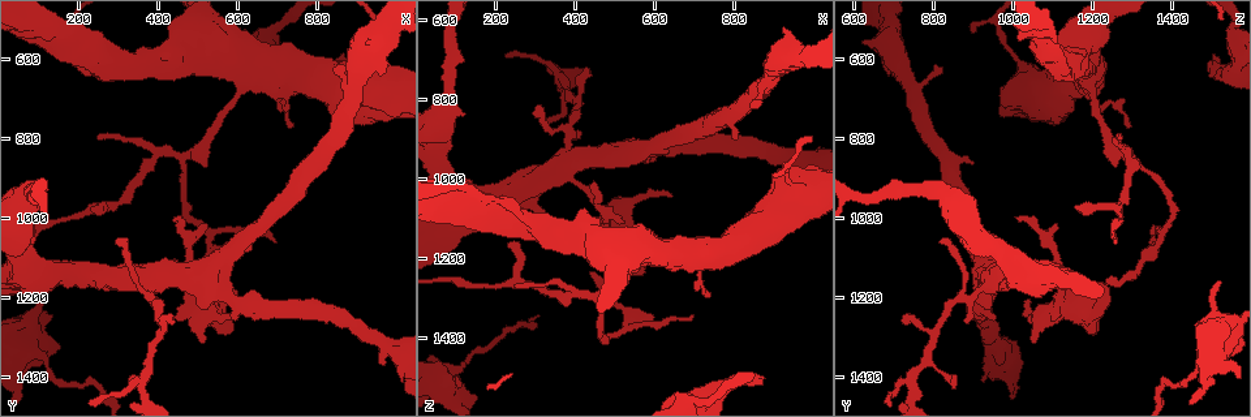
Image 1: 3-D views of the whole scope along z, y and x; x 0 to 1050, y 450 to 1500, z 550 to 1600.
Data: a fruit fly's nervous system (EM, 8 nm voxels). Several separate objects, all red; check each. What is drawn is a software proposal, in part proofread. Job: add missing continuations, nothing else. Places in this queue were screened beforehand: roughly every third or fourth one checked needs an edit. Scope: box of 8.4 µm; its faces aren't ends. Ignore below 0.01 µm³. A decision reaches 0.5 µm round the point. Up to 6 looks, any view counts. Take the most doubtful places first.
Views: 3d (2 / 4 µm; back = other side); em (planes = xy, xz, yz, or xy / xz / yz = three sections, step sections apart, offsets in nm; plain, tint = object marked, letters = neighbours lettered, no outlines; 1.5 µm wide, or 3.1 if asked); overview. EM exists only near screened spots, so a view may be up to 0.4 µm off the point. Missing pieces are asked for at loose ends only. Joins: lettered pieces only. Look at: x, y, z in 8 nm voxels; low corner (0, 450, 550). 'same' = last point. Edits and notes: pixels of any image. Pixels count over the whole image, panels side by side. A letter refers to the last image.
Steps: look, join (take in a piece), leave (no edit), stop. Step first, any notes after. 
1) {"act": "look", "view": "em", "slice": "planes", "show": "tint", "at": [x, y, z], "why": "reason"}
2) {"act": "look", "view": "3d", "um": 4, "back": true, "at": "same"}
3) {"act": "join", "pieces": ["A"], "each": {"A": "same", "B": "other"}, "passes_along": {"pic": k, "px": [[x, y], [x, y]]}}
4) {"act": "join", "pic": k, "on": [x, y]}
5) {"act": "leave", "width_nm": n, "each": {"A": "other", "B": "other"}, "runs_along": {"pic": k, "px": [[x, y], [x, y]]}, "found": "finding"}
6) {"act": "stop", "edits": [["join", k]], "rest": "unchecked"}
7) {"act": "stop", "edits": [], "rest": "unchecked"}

{"act": "look", "view": "em", "slice": "planes", "show": "letters", "at": [865, 585, 1510], "why": "branch stops here"}

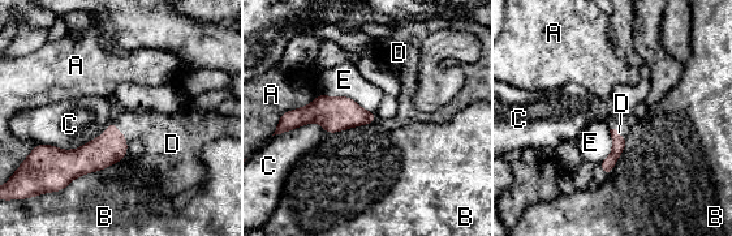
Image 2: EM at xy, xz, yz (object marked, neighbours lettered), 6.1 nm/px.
{"act": "join", "pieces": ["D"], "longest_contact_nm": ["C", 380], "each": {"A": "other", "B": "other", "C": "other", "D": "same", "E": "other"}, "found": "it goes on there"}

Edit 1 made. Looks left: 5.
{"act": "look", "view": "3d", "um": 2, "at": [445, 1255, 1110], "why": "an open end"}

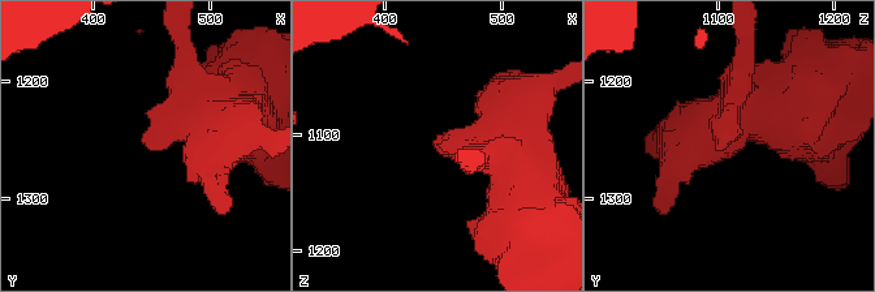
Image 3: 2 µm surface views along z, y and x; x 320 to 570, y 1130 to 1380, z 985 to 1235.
{"act": "look", "view": "em", "slice": "planes", "show": "letters", "at": [448, 1256, 1104], "why": "now the EM"}

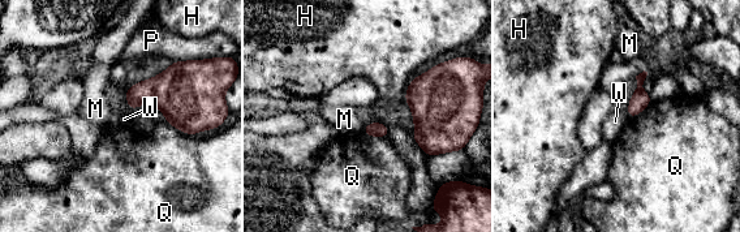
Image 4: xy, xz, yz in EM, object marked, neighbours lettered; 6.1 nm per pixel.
{"act": "leave", "each": {"H": "other", "M": "other", "P": "other", "Q": "other", "W": "other"}, "found": "no lettered piece goes on from it"}

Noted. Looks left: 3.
{"act": "look", "view": "3d", "um": 2, "at": [415, 1270, 880], "why": "an open end"}

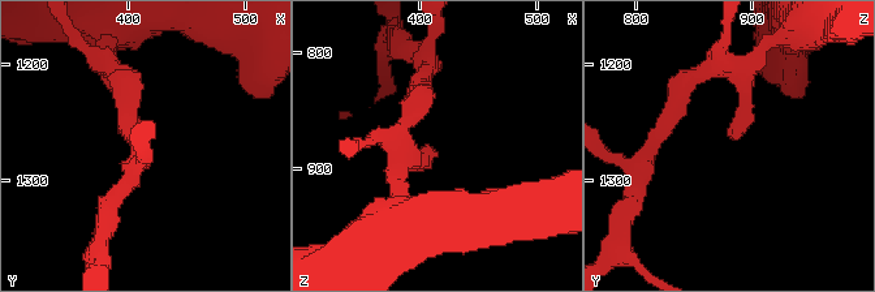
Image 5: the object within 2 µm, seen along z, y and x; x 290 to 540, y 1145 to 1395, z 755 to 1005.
{"act": "look", "view": "em", "slice": "planes", "show": "plain", "at": [412, 1264, 882]}

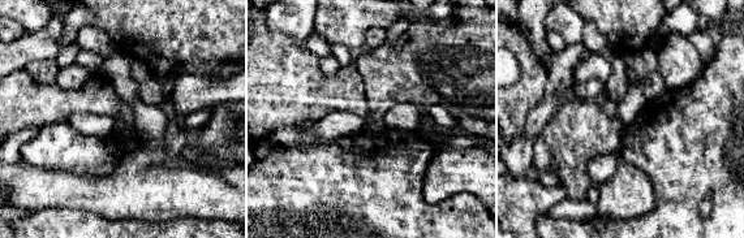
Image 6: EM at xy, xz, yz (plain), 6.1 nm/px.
{"act": "look", "view": "em", "slice": "planes", "show": "letters", "at": "same"}

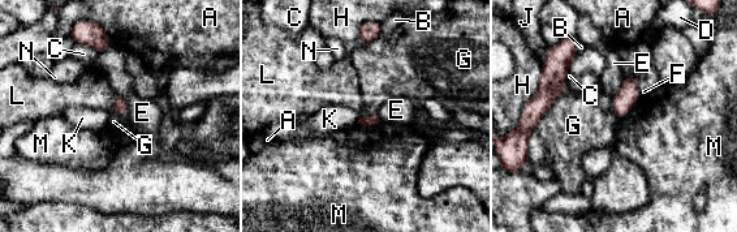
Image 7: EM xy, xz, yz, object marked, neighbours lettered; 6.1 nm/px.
{"act": "leave", "each": {"A": "other", "B": "other", "C": "other", "D": "other", "E": "other", "F": "other", "G": "other", "H": "other", "J": "other", "K": "other", "L": "other", "M": "other", "N": "other"}, "border": {"pic": 7, "px": [[115, 93], [125, 102], [128, 115]]}, "found": "none of them fits"}

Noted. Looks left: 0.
{"act": "stop", "edits": [["join", 2]], "rest": "unchecked"}

